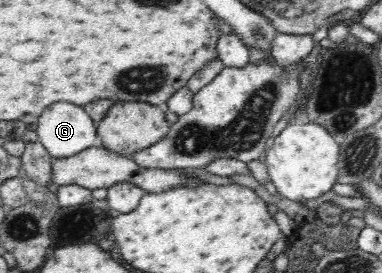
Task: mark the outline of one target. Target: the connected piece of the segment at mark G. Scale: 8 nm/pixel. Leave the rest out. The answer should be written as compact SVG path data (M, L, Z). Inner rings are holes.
M55 103L37 122L38 141L54 158L68 158L99 145L91 116L73 103Z

